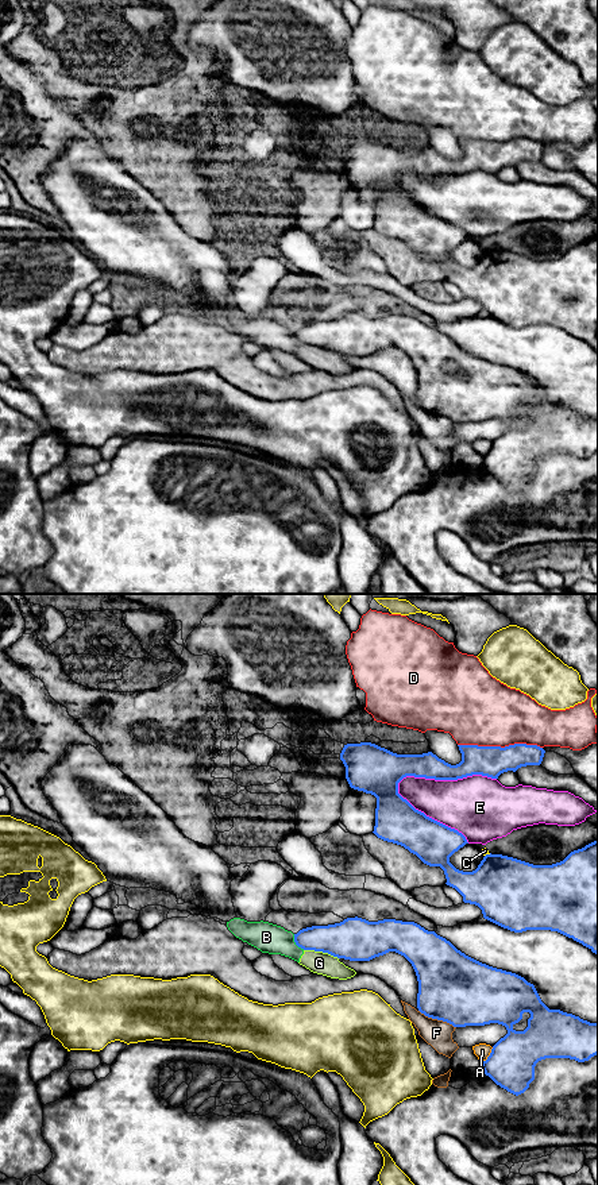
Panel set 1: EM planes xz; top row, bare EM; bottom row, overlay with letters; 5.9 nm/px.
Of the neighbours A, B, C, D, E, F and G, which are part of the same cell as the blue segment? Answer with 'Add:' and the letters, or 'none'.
Add: none

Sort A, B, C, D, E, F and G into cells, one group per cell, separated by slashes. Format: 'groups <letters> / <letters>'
groups A / B G / C / D / E / F

